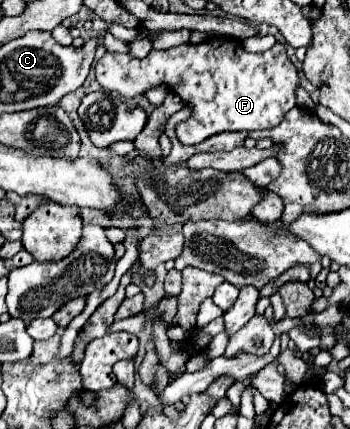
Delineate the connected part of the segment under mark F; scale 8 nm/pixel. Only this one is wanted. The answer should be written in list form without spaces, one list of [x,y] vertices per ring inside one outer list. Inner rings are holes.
[[[207,38],[199,44],[181,44],[167,50],[151,50],[145,58],[107,52],[95,66],[101,88],[123,100],[143,96],[147,90],[165,86],[189,104],[191,116],[177,125],[183,144],[197,144],[219,132],[251,132],[277,126],[295,106],[299,70],[287,56],[285,44],[275,44],[265,52],[245,52],[239,38]]]

